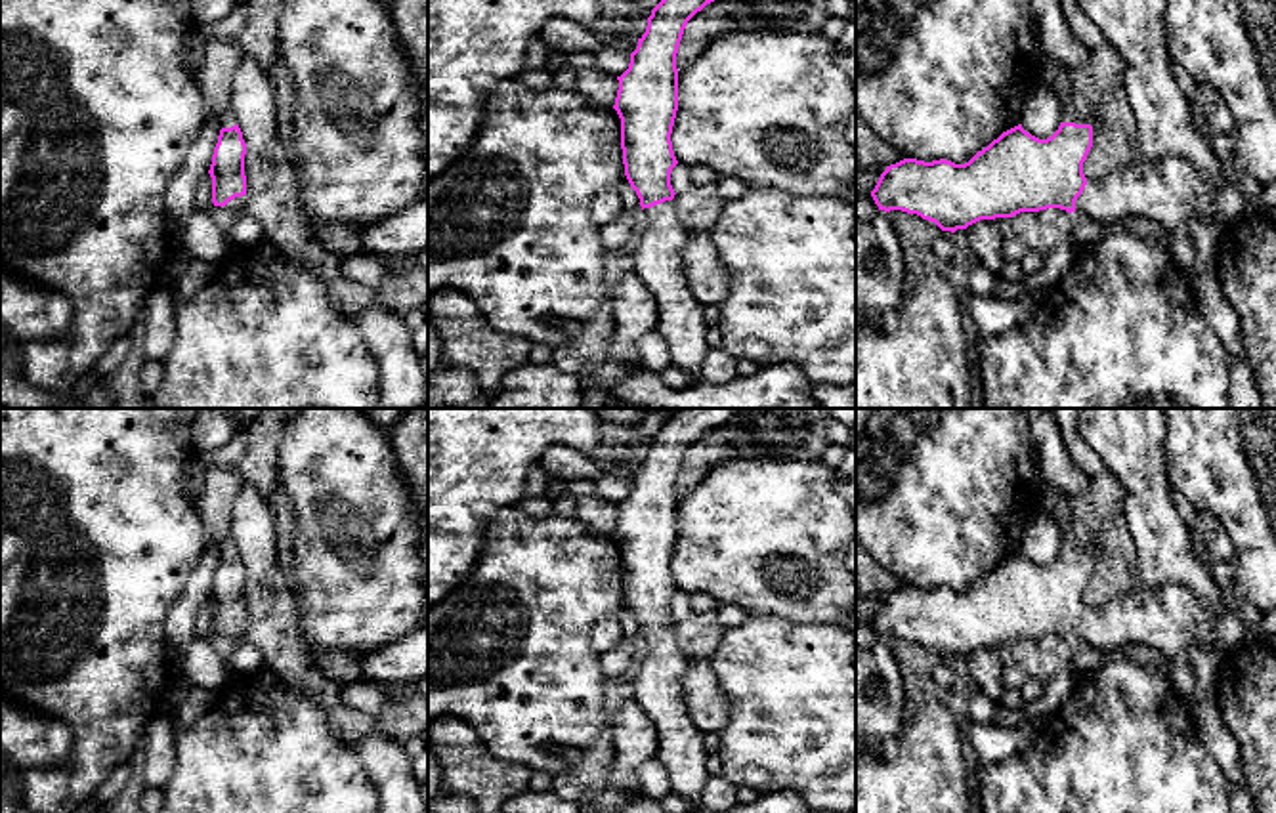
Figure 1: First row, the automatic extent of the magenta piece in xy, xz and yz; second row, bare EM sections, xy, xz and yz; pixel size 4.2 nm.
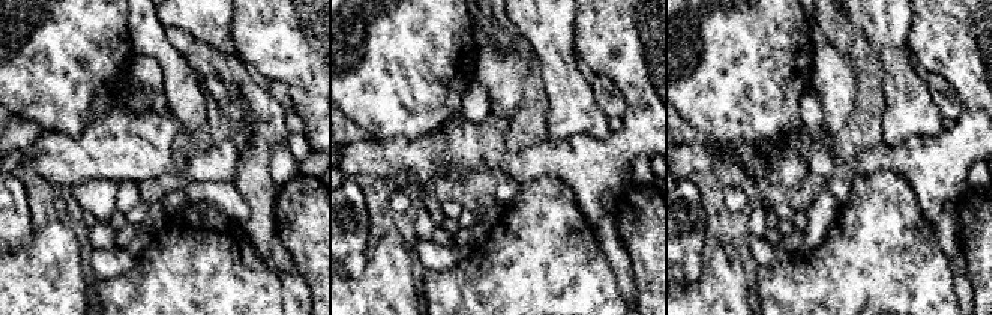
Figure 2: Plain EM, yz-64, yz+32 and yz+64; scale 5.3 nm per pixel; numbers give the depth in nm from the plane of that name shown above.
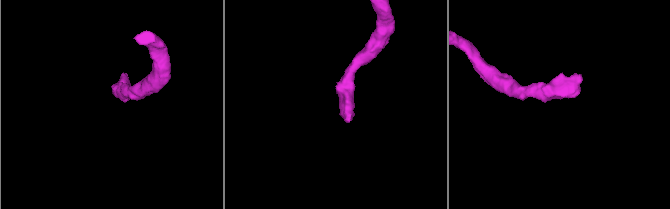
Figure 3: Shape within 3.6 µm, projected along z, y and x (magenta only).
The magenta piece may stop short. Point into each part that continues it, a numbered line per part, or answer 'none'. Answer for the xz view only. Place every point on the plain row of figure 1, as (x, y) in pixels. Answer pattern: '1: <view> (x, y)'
1: xz (658, 672)

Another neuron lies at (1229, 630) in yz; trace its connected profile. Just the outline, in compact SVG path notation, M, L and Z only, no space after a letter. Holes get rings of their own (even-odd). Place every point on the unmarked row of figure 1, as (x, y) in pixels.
M1081 408L1079 437L1123 485L1123 515L1137 550L1142 588L1180 584L1215 609L1215 645L1230 653L1244 643L1238 613L1226 609L1211 573L1192 552L1190 527L1177 513L1165 473L1163 408Z

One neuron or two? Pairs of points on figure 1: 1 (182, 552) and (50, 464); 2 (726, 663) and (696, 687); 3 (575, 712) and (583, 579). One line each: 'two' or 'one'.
1: one
2: two
3: one

